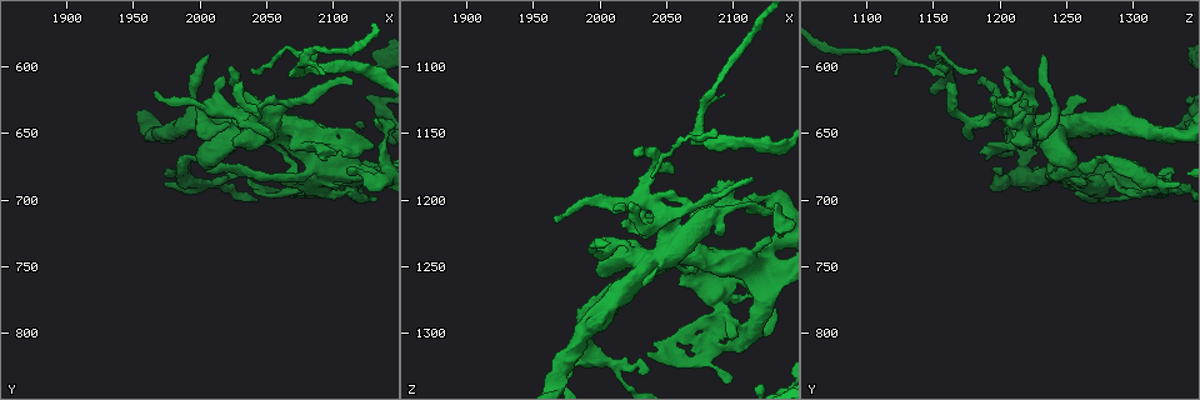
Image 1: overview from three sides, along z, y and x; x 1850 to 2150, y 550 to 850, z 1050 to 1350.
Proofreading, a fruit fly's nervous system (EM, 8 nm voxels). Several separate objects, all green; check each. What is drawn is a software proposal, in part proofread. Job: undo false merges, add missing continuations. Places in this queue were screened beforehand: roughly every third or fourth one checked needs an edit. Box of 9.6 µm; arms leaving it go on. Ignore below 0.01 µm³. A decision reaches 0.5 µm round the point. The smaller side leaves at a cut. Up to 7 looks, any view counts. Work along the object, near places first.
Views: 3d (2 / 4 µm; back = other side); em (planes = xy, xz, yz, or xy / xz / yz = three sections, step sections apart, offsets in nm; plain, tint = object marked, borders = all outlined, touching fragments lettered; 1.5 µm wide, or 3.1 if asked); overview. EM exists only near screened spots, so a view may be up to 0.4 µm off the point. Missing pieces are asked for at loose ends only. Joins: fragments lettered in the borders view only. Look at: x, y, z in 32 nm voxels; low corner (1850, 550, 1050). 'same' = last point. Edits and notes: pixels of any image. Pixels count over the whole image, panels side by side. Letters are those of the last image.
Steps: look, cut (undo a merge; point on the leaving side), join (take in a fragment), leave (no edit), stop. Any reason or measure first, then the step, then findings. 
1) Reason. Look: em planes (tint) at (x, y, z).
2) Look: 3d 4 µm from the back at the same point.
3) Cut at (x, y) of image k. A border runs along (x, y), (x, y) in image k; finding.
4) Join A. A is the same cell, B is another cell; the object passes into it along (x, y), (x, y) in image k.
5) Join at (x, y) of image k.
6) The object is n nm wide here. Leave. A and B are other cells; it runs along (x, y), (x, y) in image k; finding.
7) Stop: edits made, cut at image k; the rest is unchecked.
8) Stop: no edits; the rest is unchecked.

Tapers out. Look: em xz step 8 (tint) at (2032, 614, 1160).

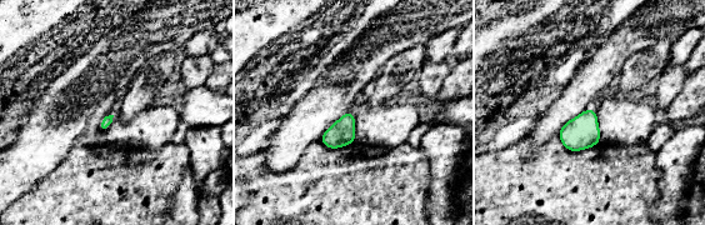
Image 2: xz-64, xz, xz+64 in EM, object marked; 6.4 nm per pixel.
Look: em planes (borders) at the same point.

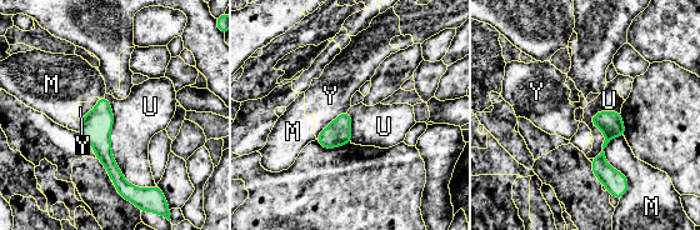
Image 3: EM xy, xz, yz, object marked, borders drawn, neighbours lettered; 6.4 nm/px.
Leave. M, U and Y are other cells; it runs along (103, 100), (103, 153), (121, 186) in image 3; none of them fits.

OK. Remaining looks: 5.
Free end. Look: 3d 2 µm at (2016, 624, 1216).

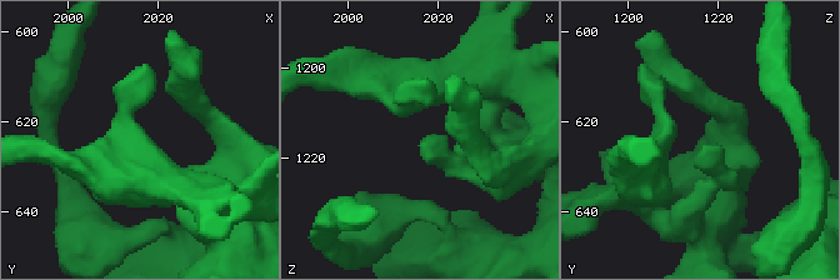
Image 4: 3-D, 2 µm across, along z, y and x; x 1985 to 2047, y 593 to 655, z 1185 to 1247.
Look: em planes (tint) at (2015, 626, 1217).

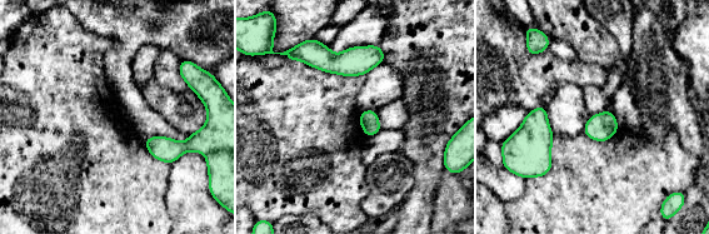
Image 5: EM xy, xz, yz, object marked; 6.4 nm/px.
See the neighbours. Look: em planes (borders) at the same point.

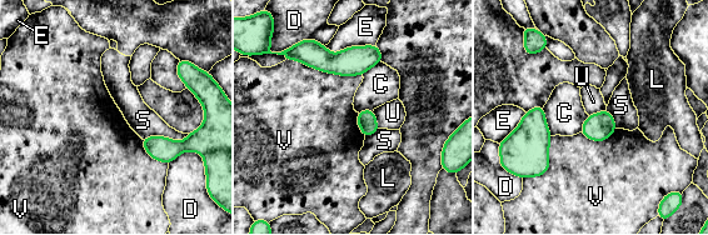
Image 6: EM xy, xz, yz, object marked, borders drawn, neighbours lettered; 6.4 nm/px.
Leave. C, D, E, L, S, U and V are other cells; a border runs along (287, 59), (335, 74), (362, 75) in image 6; no lettered fragment goes on from it.

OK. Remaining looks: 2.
Look: 3d 4 µm at (2036, 678, 1330).

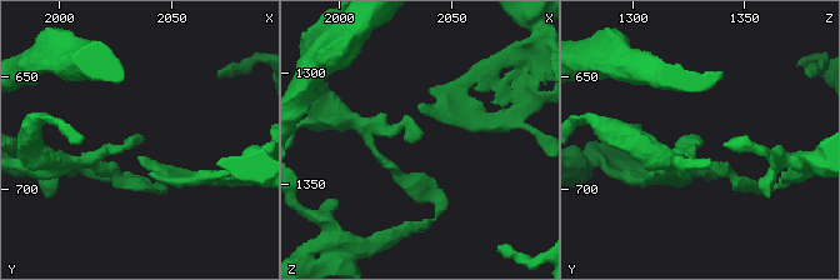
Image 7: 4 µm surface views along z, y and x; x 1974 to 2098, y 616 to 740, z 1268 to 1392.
Look: em planes (borders) at (2038, 678, 1330).

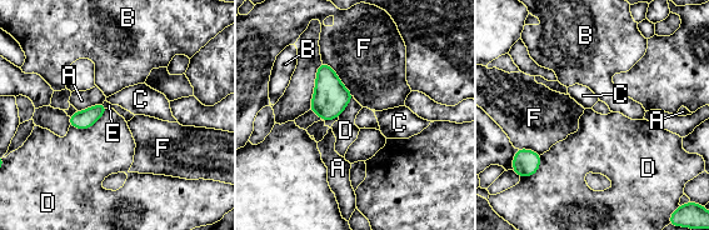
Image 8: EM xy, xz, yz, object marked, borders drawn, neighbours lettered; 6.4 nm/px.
Leave. A, B, C, D, E and F are other cells; a border runs along (108, 109), (88, 128), (70, 125) in image 8; no lettered fragment goes on from it.

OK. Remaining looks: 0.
Stop: no edits; the rest is unchecked.

